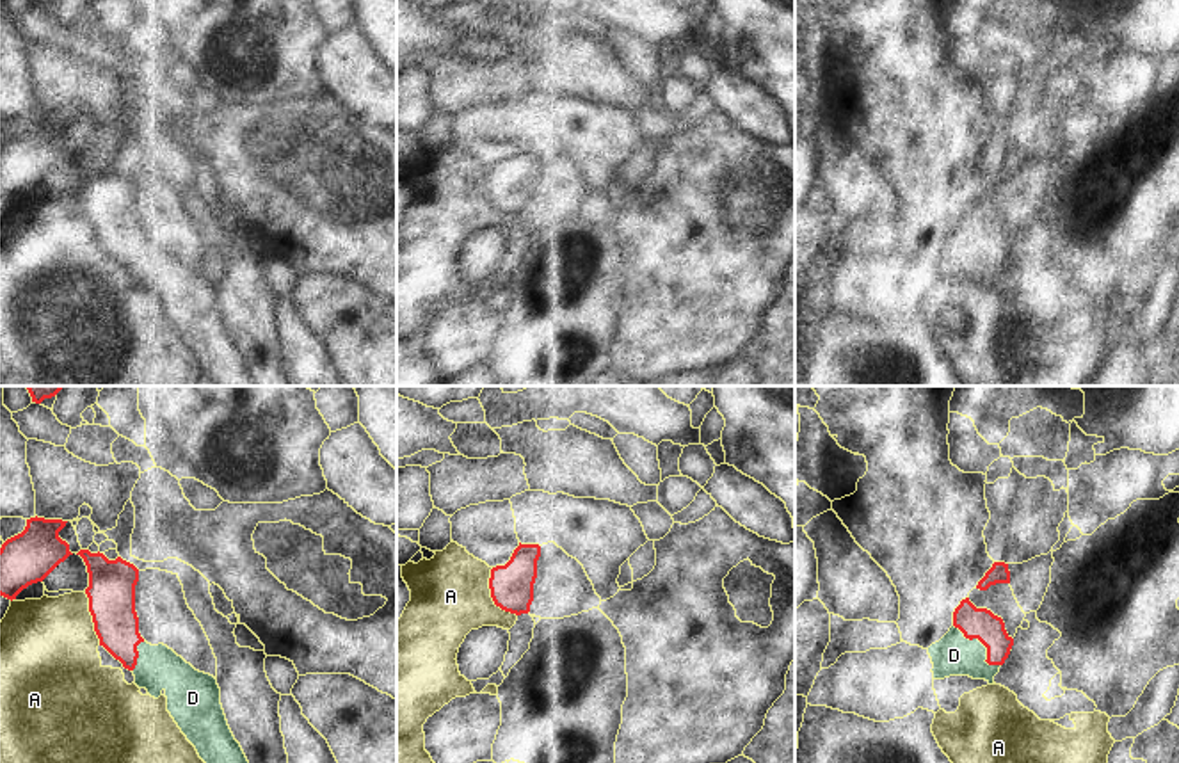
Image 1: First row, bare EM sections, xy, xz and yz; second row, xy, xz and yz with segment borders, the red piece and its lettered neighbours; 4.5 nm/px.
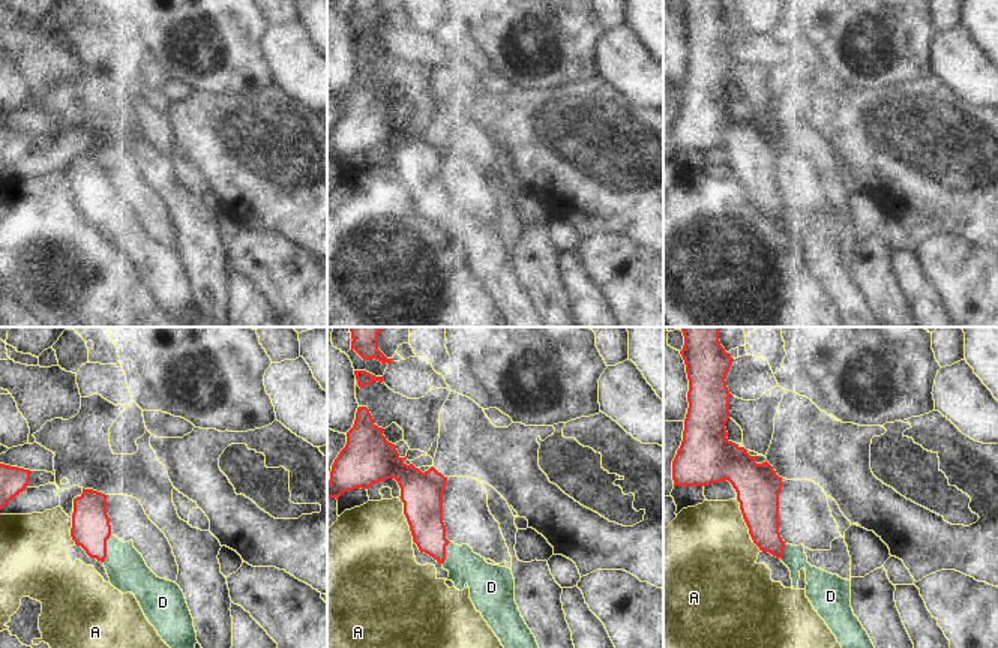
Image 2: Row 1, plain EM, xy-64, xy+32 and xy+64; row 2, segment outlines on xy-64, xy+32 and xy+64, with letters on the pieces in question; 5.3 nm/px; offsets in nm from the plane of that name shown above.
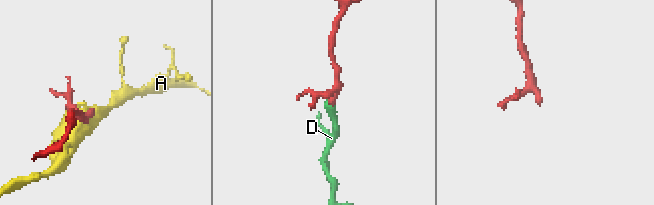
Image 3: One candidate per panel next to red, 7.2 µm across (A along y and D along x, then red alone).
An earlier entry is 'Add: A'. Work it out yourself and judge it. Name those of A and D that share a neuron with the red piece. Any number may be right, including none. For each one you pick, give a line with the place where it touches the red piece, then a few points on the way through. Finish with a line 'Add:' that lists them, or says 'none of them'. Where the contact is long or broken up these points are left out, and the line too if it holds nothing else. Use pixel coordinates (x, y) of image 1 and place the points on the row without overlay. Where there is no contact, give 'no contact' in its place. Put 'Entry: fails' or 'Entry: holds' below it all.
D: meets red in yz at (984, 246)
Add: D
Entry: fails

